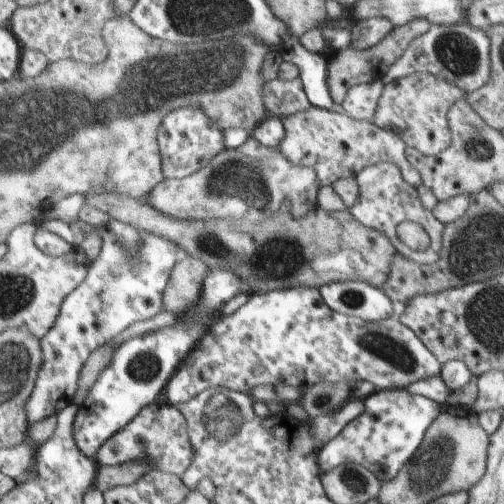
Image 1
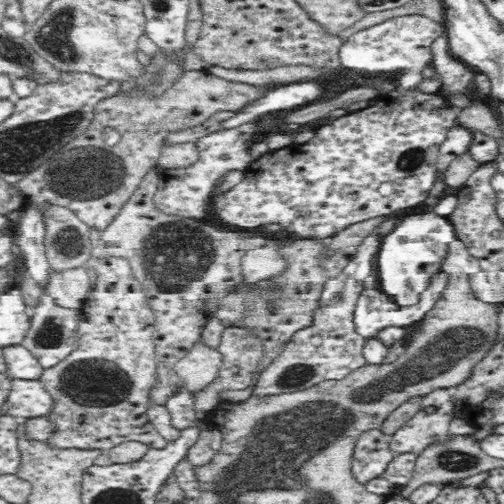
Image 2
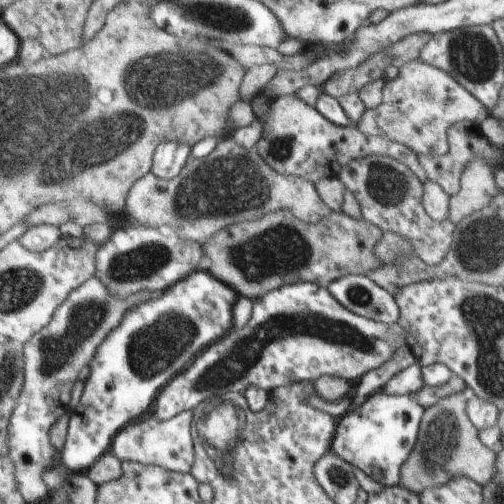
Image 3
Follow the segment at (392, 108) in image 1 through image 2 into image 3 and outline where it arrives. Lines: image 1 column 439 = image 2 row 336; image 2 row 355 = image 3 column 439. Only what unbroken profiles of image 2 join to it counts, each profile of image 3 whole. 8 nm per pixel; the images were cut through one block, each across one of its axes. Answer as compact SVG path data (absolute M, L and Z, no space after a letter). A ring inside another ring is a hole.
M409 62L397 68L399 74L385 82L383 102L373 110L365 110L355 124L363 134L399 142L417 156L445 156L449 152L449 128L453 124L465 120L479 124L487 116L487 108L443 70L423 62Z

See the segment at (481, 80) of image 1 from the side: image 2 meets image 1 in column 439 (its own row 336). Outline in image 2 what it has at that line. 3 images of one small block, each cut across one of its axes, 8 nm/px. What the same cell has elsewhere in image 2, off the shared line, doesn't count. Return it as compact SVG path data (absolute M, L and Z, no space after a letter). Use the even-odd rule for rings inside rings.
M32 198L24 208L22 208L22 220L18 224L18 246L22 250L22 254L26 256L26 268L28 268L28 274L30 278L42 288L42 296L38 298L38 304L36 304L36 310L32 312L32 322L30 322L30 330L22 342L24 348L28 348L38 364L42 366L42 370L50 370L54 366L58 366L60 362L64 362L76 348L78 348L78 310L68 310L64 306L58 306L56 300L52 296L48 296L46 292L46 286L48 286L48 280L50 280L50 274L54 272L48 264L48 258L46 258L46 246L44 246L44 240L46 240L46 214L44 214L44 200L38 200L38 198Z

